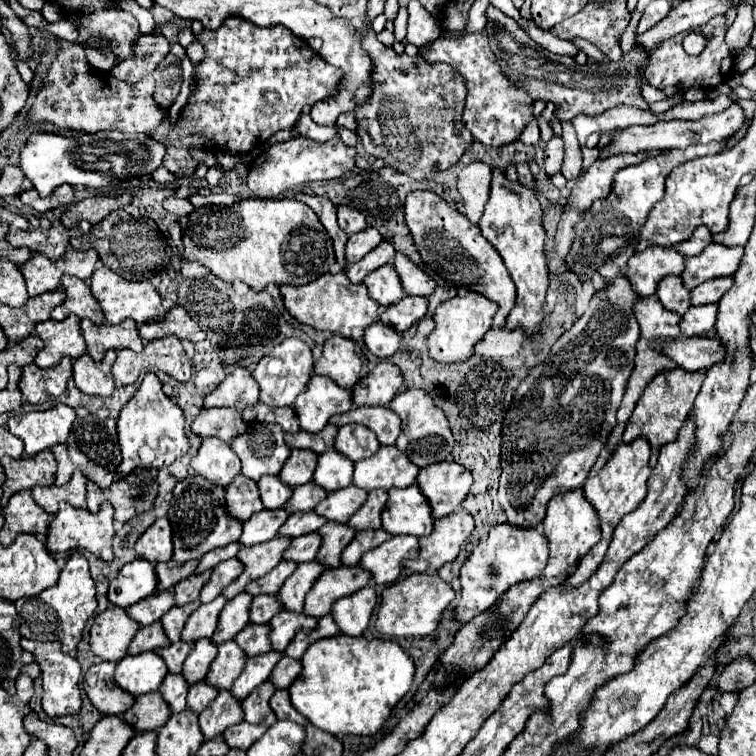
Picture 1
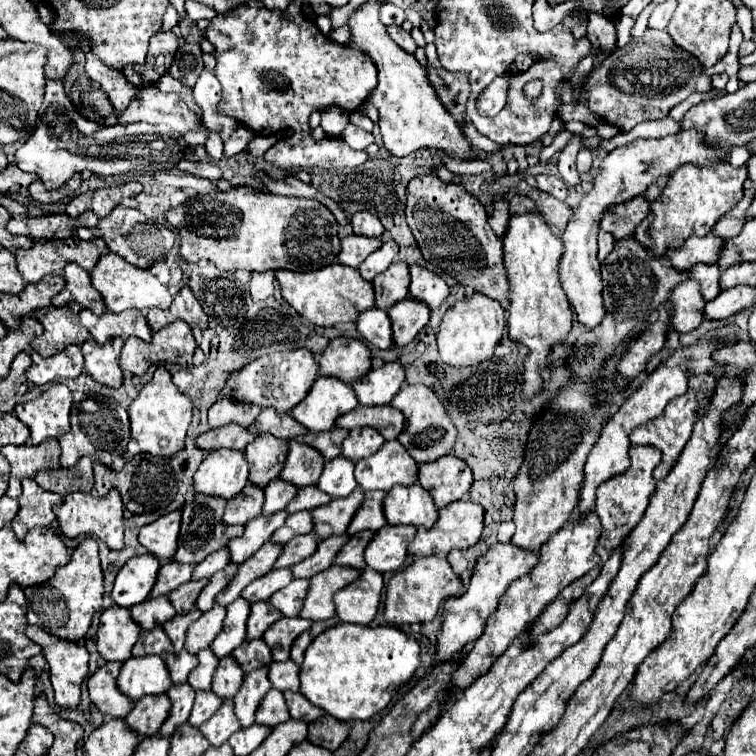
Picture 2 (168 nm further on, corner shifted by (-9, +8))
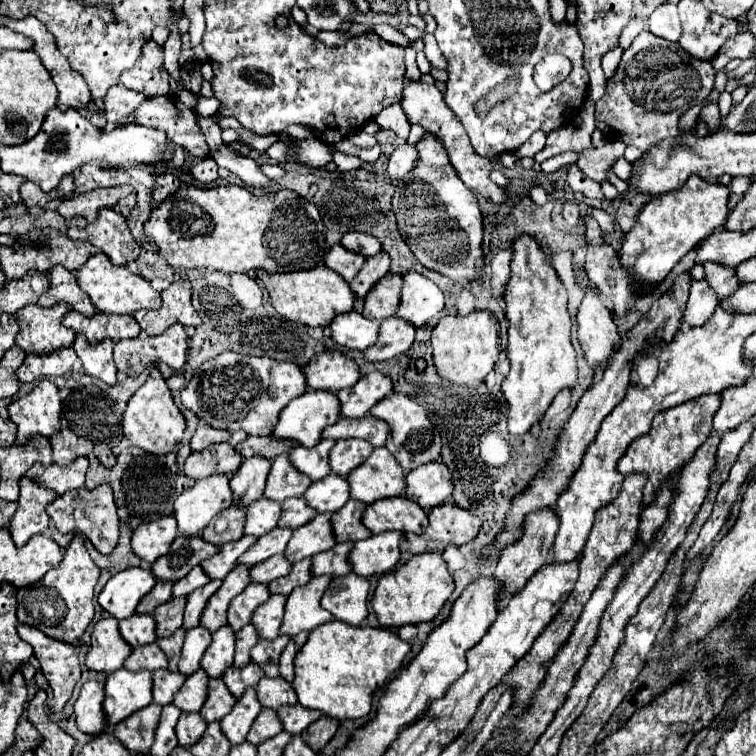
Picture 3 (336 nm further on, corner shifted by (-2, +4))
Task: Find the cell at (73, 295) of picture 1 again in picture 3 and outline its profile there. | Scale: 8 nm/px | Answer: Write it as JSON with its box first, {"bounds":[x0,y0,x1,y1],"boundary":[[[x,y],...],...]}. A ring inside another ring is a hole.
{"bounds":[38,266,96,316],"boundary":[[[54,266],[50,270],[50,290],[42,294],[42,298],[38,300],[38,304],[44,308],[50,308],[58,302],[66,302],[70,308],[82,312],[84,316],[96,314],[94,304],[90,302],[88,294],[78,286],[76,276],[64,266]]]}

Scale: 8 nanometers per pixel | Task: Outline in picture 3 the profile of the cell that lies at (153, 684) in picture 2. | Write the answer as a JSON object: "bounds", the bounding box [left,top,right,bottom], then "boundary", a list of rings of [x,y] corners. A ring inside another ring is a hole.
{"bounds":[104,668,152,726],"boundary":[[[120,668],[108,676],[104,690],[104,712],[108,716],[108,726],[114,726],[152,702],[152,672],[140,670],[134,674]]]}

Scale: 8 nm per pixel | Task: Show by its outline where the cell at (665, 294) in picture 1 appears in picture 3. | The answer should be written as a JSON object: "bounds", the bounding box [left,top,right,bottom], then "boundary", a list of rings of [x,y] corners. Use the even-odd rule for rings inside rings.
{"bounds":[704,262,738,298],"boundary":[[[706,262],[704,270],[706,270],[704,280],[708,282],[710,290],[714,290],[718,294],[718,298],[726,298],[738,288],[738,280],[734,278],[734,268],[718,266],[714,262]]]}

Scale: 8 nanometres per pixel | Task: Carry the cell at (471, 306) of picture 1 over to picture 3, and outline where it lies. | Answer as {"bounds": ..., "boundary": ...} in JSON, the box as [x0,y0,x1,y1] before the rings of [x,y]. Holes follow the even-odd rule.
{"bounds":[432,310,500,388],"boundary":[[[476,310],[476,312],[470,312],[468,316],[440,318],[432,330],[432,350],[434,350],[432,356],[434,356],[434,366],[438,374],[444,380],[450,380],[454,384],[462,384],[470,388],[478,386],[498,360],[498,354],[500,354],[498,332],[500,332],[498,320],[488,310]]]}

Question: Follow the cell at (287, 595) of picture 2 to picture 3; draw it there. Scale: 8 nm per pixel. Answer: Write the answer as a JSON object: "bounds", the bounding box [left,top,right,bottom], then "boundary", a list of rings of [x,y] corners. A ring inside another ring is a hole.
{"bounds":[252,594,286,638],"boundary":[[[272,594],[252,616],[252,624],[256,626],[258,634],[262,638],[276,638],[280,634],[282,626],[282,614],[284,614],[286,596],[284,594]]]}

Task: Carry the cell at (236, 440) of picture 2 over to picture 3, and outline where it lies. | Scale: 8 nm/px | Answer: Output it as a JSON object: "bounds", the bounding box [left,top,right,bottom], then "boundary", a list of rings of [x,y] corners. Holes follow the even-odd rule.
{"bounds":[184,442,242,480],"boundary":[[[218,442],[202,452],[190,452],[184,462],[184,472],[190,480],[198,480],[210,474],[234,474],[240,464],[242,456],[238,450],[226,442]]]}

